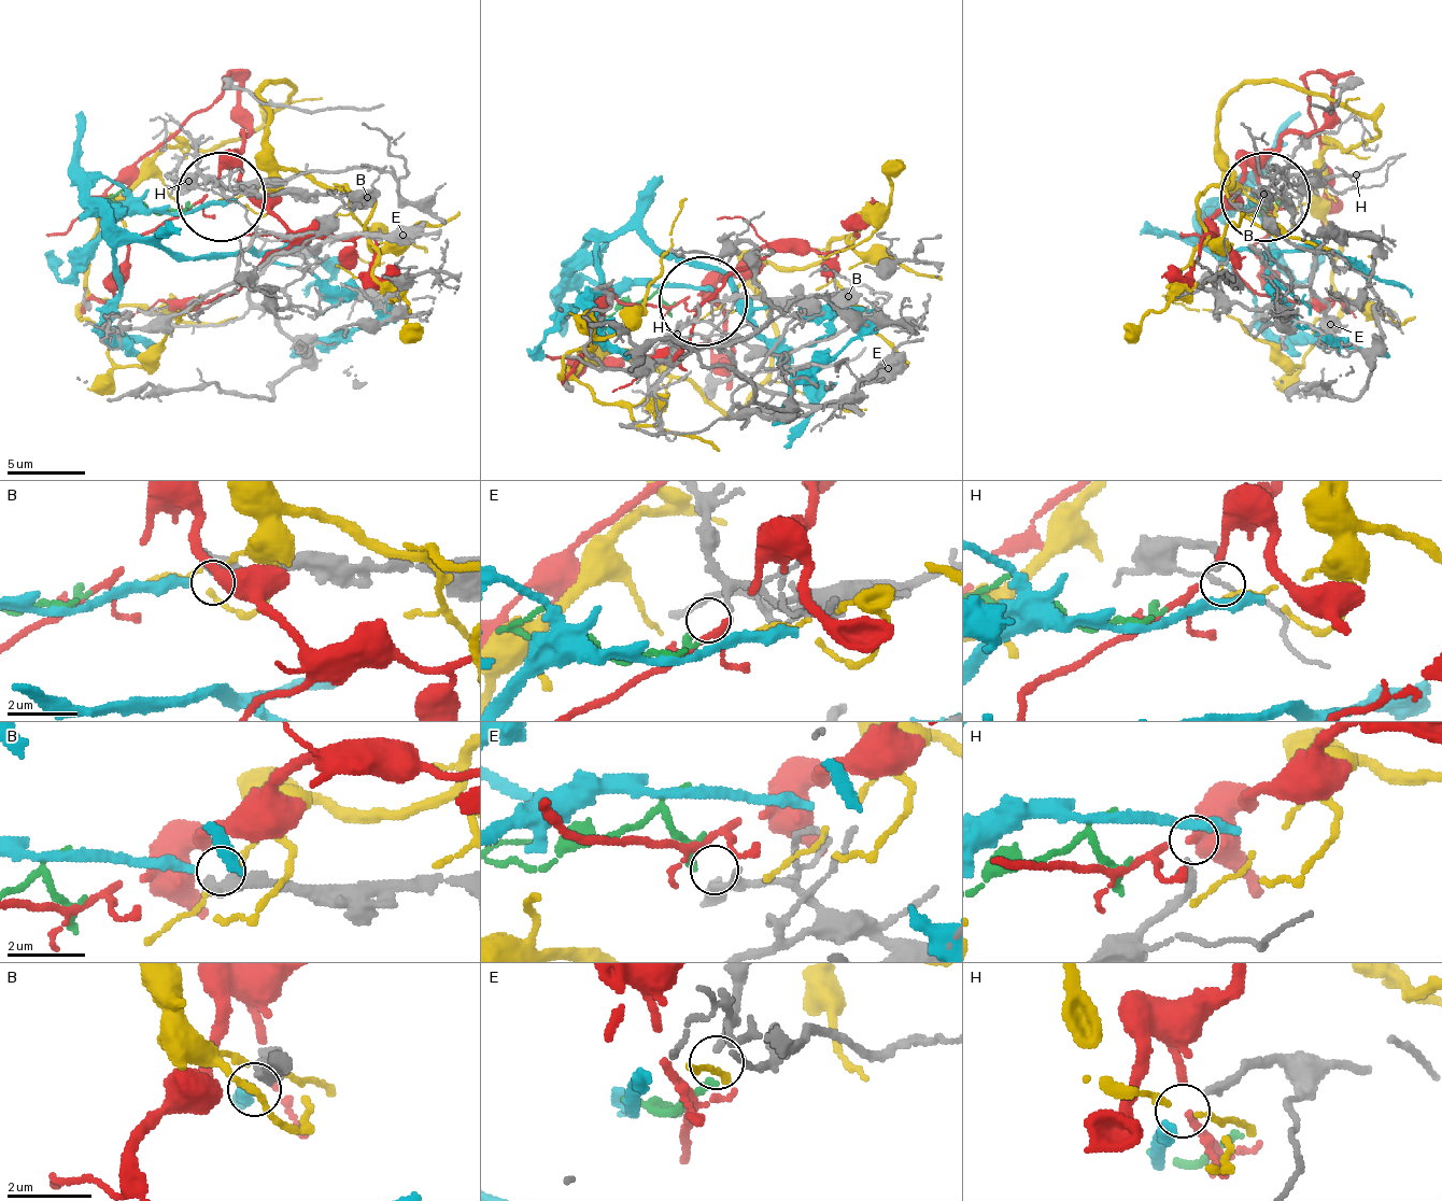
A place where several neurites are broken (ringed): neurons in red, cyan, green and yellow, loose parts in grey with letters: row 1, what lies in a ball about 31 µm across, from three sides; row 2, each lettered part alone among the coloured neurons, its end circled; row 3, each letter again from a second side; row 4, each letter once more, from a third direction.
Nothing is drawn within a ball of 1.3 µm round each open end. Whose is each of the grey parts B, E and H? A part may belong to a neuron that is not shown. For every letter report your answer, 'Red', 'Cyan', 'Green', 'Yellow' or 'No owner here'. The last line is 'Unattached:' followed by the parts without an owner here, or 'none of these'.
B: Cyan
E: Green
H: No owner here
Unattached: H

